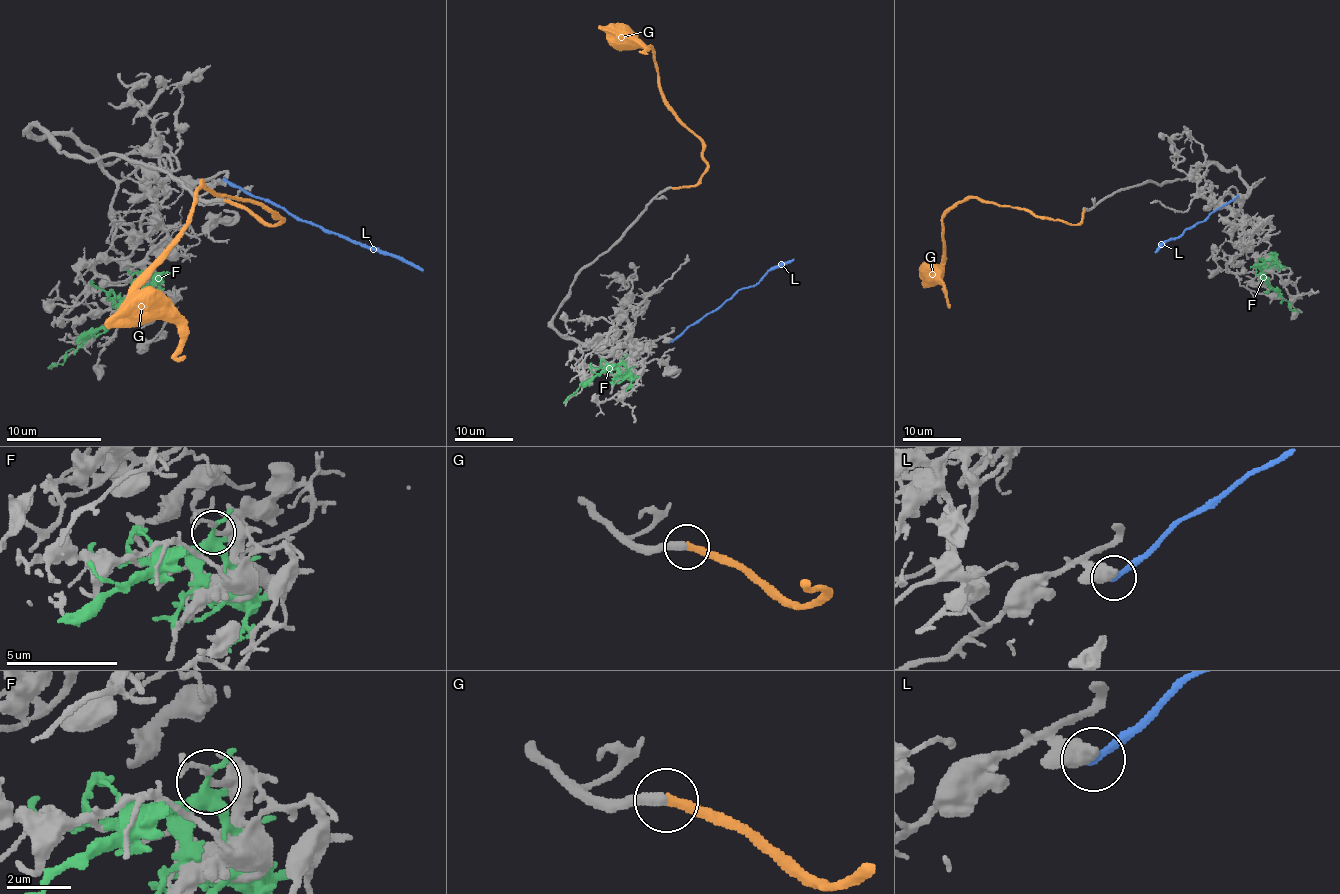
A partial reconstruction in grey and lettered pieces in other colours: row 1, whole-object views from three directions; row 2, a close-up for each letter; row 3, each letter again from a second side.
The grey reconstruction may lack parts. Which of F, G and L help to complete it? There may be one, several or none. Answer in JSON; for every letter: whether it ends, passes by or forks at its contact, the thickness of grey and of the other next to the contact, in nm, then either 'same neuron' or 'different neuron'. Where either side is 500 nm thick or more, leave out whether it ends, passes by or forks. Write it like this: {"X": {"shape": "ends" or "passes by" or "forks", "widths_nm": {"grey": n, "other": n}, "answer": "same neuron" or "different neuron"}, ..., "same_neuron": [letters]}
{"F": {"shape": "forks", "widths_nm": {"grey": 170, "other": 280}, "answer": "different neuron"}, "G": {"shape": "ends", "widths_nm": {"grey": 340, "other": 280}, "answer": "same neuron"}, "L": {"widths_nm": {"grey": 550, "other": 260}, "answer": "different neuron"}, "same_neuron": ["G"]}

